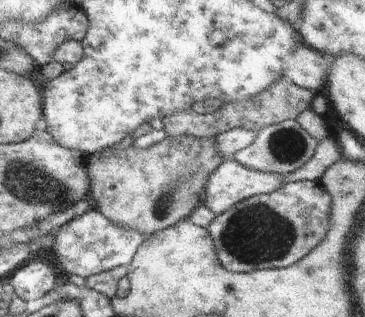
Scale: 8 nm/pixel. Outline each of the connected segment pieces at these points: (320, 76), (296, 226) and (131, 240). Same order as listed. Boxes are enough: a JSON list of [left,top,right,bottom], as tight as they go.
[[284,45,333,94],[208,181,331,272],[50,204,147,279]]

